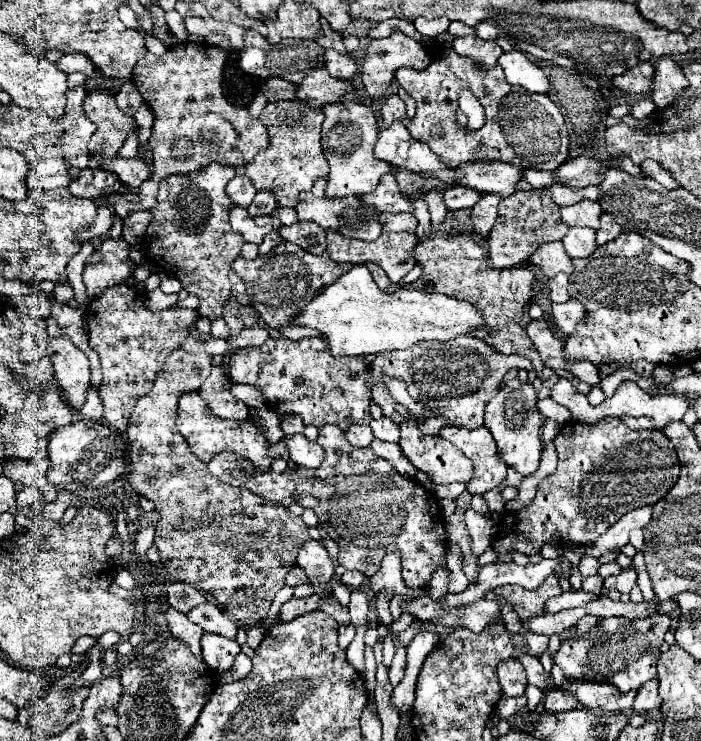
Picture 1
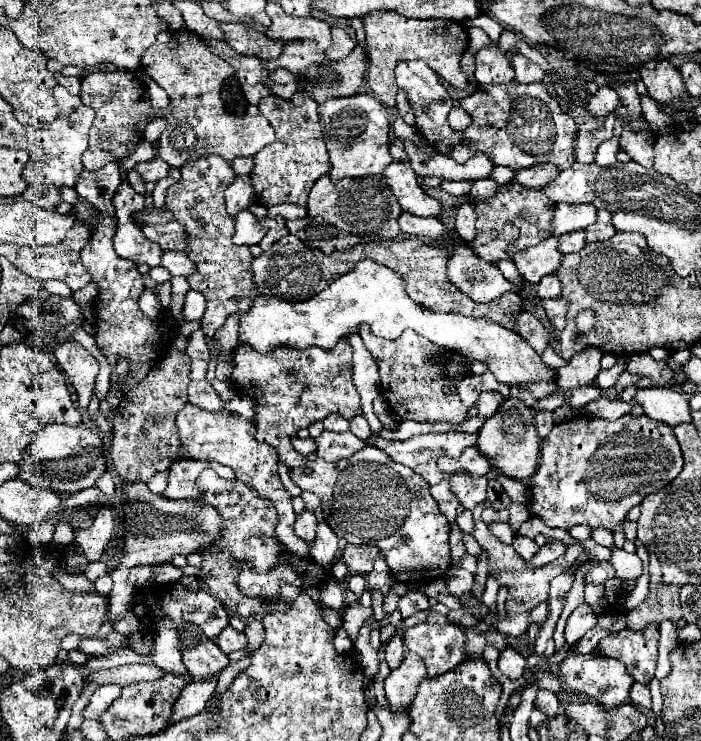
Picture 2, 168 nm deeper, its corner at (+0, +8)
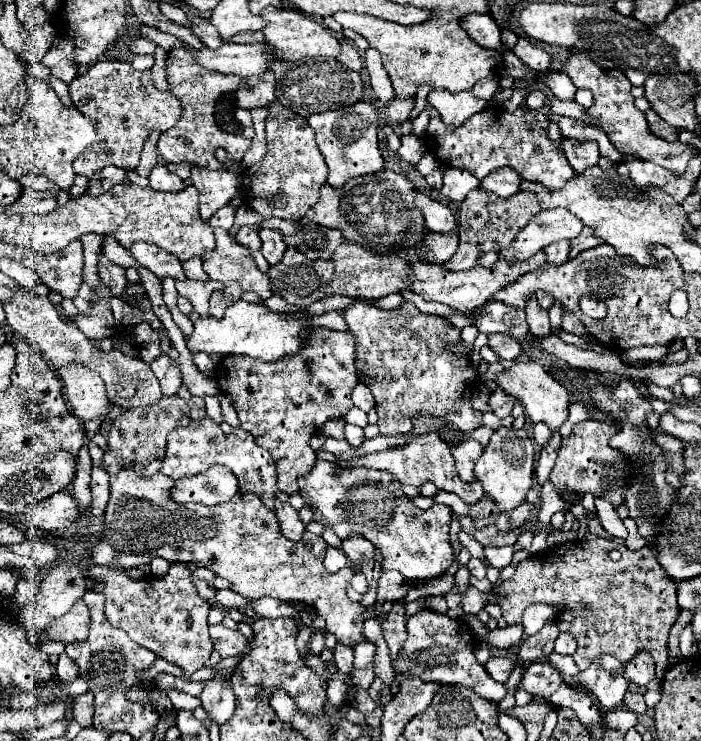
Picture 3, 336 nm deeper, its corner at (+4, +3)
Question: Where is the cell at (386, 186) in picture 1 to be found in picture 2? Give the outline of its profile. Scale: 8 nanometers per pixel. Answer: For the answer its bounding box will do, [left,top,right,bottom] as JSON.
[384,138,442,218]

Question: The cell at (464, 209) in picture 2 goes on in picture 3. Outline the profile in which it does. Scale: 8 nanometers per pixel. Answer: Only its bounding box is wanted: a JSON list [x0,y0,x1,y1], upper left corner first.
[426,233,460,261]

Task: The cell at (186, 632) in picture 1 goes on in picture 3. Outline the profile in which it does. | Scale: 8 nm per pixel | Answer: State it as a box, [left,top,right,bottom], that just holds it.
[200,671,236,725]

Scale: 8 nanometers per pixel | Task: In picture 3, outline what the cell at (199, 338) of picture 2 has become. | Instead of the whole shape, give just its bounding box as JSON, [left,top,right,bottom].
[150,354,182,395]

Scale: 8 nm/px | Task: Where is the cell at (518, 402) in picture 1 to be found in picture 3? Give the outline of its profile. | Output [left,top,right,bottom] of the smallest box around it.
[474,427,534,513]

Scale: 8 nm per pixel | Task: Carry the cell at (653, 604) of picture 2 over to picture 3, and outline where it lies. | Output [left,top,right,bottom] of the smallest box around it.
[462,535,680,679]

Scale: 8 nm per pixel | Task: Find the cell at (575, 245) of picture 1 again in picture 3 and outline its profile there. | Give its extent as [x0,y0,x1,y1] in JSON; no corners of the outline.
[544,241,570,265]

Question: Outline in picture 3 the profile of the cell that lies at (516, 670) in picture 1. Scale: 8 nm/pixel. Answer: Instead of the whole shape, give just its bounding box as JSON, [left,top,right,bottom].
[484,657,514,683]

